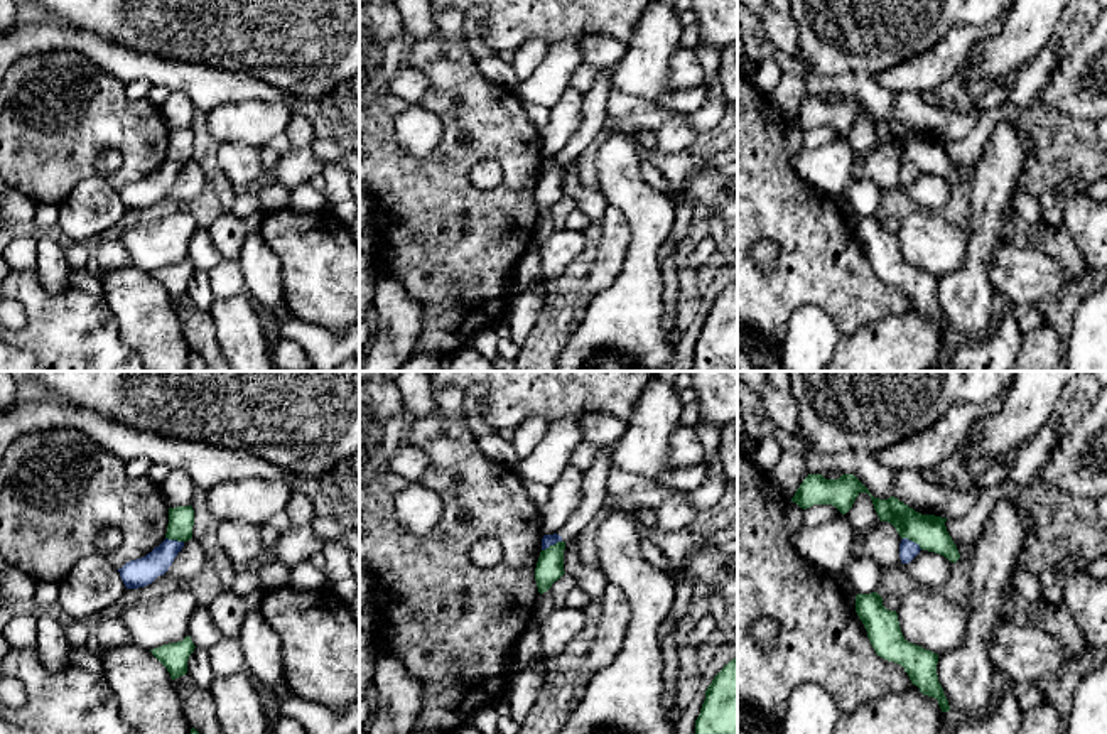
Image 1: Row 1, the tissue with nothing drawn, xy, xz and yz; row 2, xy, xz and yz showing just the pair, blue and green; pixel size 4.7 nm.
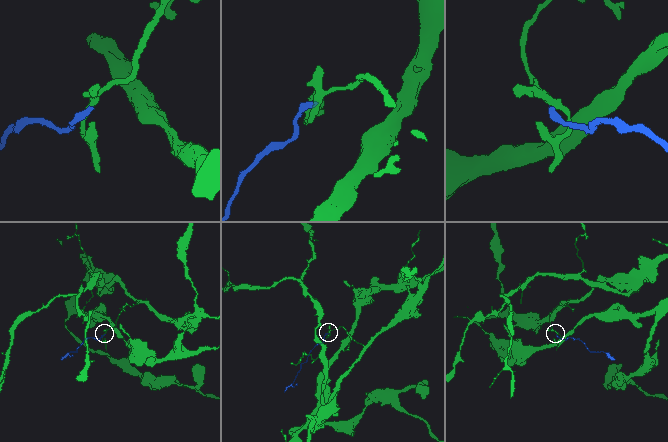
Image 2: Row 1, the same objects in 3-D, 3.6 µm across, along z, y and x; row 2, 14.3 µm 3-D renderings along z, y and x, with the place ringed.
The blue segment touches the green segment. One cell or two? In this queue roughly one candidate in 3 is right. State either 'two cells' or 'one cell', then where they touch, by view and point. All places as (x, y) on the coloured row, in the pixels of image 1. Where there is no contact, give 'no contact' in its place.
two cells; contact yz (913, 542)

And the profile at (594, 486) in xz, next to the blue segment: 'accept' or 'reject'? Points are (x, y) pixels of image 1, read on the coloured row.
accept

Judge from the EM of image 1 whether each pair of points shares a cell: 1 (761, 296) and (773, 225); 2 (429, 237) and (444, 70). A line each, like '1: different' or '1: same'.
1: same
2: same

